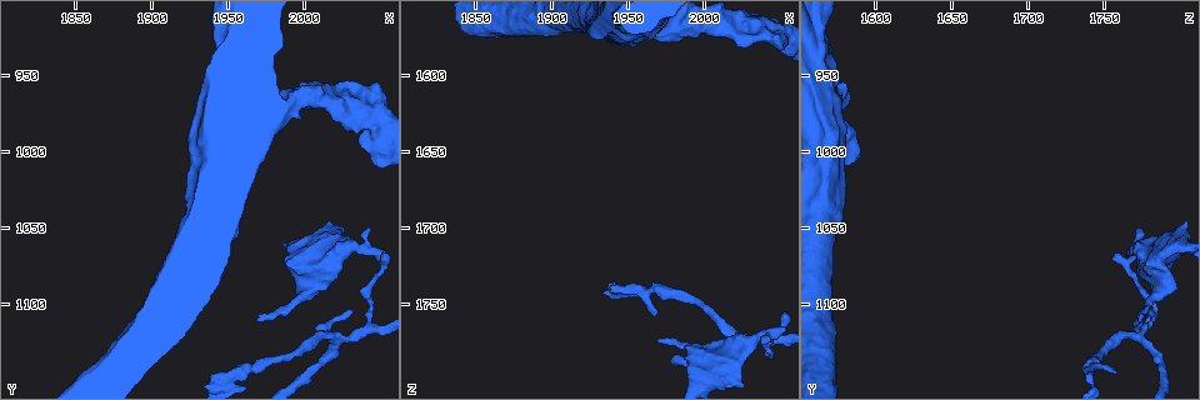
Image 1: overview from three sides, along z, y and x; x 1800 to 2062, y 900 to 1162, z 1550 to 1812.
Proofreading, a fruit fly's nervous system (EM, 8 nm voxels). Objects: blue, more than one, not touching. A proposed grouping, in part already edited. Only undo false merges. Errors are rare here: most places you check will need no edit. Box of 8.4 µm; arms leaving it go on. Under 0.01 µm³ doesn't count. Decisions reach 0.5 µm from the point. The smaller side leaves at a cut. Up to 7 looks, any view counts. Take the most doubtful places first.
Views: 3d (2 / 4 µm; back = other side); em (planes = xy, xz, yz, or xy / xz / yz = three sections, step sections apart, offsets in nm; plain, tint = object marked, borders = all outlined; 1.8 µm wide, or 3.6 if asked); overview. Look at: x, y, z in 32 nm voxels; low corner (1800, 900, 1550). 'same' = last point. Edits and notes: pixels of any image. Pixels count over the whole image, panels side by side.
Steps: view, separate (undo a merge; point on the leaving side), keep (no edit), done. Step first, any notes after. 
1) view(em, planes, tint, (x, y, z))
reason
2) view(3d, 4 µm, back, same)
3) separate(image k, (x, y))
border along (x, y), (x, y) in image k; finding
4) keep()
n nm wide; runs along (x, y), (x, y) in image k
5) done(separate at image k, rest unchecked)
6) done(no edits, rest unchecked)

view(em, planes, tint, (2032, 1062, 1774))
abrupt turn

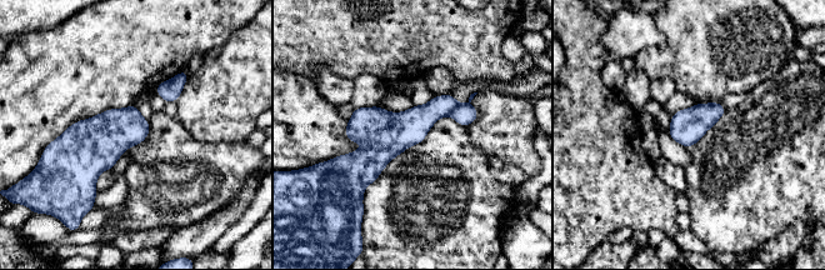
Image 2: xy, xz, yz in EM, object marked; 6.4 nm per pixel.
separate(image 2, (464, 114))
two neurons meet here

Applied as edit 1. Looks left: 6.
view(3d, 2 µm, (2036, 978, 1568))

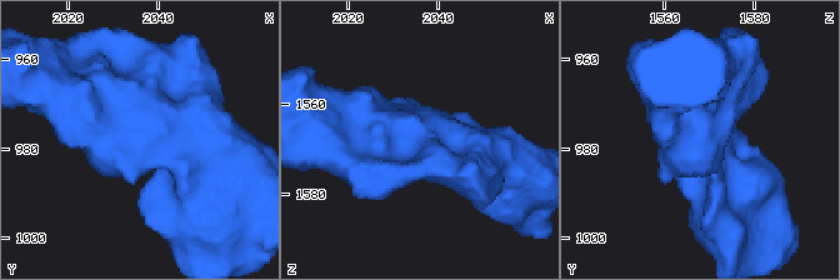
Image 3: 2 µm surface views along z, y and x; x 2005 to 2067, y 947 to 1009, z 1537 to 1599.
view(em, xy, step 8, plain, (2035, 976, 1568))

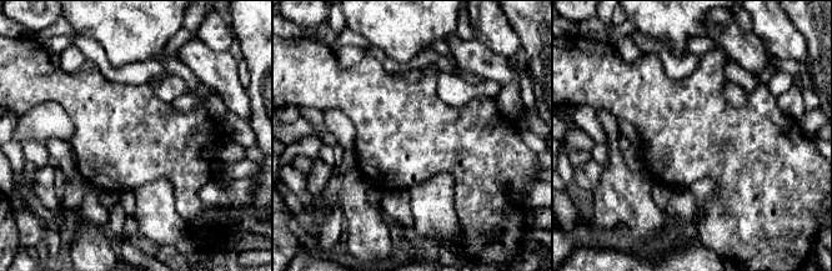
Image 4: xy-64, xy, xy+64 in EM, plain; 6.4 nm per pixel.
view(em, xy, step 8, tint, same)
with the object marked

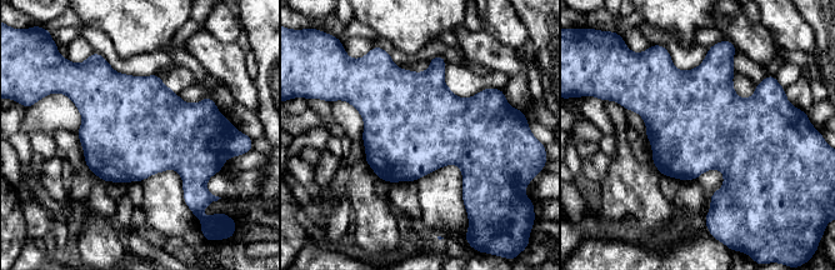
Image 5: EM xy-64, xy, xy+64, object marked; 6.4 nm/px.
keep()
continuous, no second neuron

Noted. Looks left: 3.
done(separate at image 2, rest unchecked)

